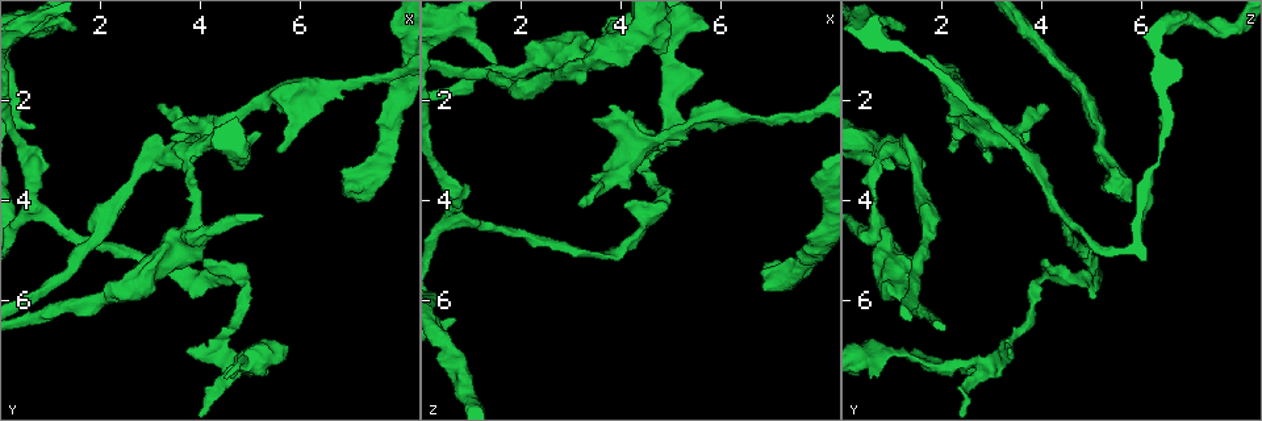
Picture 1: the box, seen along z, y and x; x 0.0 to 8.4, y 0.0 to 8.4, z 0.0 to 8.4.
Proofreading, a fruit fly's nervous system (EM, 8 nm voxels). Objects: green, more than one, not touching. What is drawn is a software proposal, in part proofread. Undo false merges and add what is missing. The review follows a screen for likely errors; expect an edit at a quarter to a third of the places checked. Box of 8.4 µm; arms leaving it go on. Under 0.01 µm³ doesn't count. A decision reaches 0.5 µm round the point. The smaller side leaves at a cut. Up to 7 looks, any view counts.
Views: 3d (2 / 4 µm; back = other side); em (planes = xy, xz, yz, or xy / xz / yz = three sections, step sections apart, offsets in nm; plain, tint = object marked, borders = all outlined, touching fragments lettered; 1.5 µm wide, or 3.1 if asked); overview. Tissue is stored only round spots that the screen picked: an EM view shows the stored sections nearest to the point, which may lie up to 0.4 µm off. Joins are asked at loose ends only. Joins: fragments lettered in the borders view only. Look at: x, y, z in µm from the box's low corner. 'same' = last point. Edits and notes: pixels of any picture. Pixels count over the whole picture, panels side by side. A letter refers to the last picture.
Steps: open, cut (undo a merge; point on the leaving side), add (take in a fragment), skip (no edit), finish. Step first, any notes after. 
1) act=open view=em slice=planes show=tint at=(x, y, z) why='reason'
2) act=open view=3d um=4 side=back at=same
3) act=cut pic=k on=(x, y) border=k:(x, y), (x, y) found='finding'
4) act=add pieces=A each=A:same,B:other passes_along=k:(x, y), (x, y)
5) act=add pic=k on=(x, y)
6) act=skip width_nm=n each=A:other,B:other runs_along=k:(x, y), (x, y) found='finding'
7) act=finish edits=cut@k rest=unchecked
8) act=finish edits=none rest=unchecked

act=open view=3d um=4 at=(1.55, 0.60, 1.25) why='thin end'

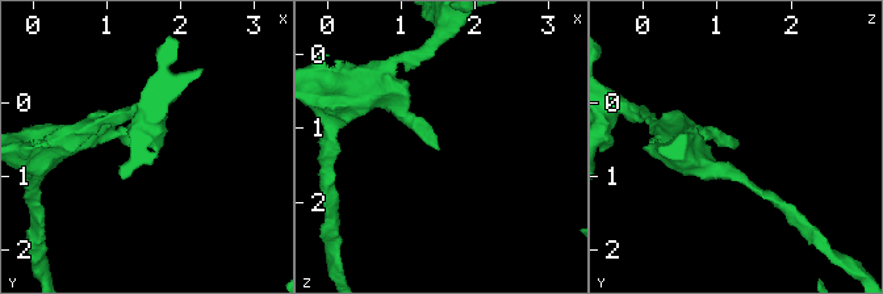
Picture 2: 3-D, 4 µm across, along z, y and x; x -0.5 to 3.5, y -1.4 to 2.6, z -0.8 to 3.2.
act=open view=em slice=xz step=8 show=tint at=(1.50, 0.55, 1.25) why='need the tissue'

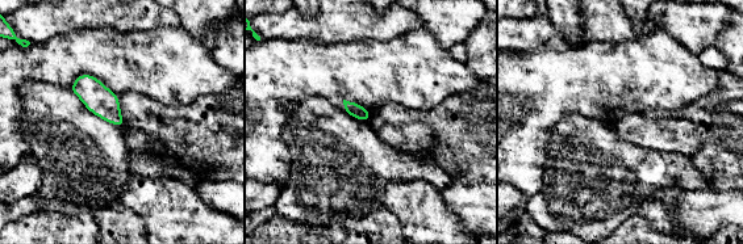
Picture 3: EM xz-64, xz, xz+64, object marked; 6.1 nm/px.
act=open view=em slice=planes show=borders at=same why='cut it another way'

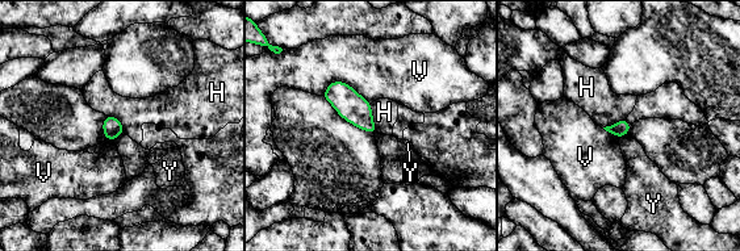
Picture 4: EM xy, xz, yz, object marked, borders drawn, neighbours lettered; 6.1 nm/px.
act=skip each=H:other,V:other,Y:other border=4:(370, 104), (372, 122), (377, 132) found='none of them fits'

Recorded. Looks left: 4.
act=open view=em slice=yz step=8 show=borders at=(5.60, 3.10, 2.20) why='free end'

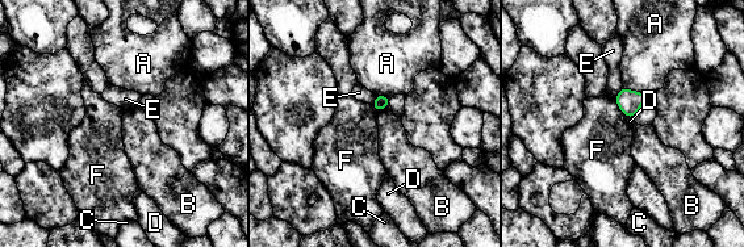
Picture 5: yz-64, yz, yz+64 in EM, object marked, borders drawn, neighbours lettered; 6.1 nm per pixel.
act=skip each=A:other,B:other,C:other,D:other,E:other,F:other border=5:(614, 99), (618, 108), (626, 114) found='none of them fits'

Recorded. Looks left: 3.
act=open view=3d um=2 at=(3.60, 2.40, 2.40) why='an open end'

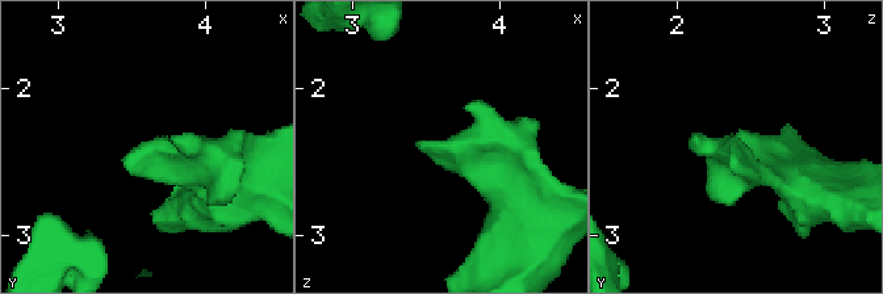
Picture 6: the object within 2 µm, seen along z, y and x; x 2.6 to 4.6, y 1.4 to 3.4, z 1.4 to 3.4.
act=open view=em slice=xy step=8 show=tint at=(3.58, 2.38, 2.40)

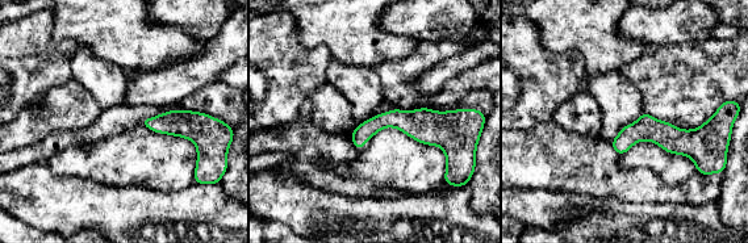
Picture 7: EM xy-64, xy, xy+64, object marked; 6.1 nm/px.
act=open view=em slice=planes show=borders at=same

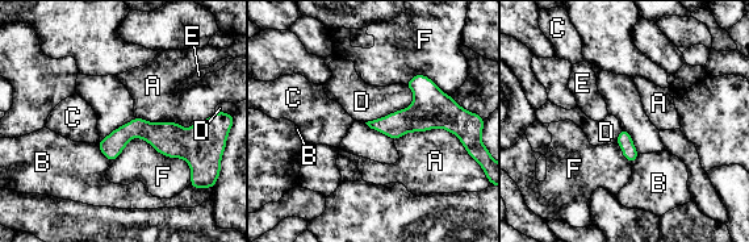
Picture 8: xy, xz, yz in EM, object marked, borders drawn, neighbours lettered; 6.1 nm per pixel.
act=skip each=A:other,B:other,C:other,D:other,E:other,F:other runs_along=8:(200, 132), (128, 132), (103, 146) found='no lettered fragment goes on from it'

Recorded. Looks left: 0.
act=finish edits=none rest=unchecked

